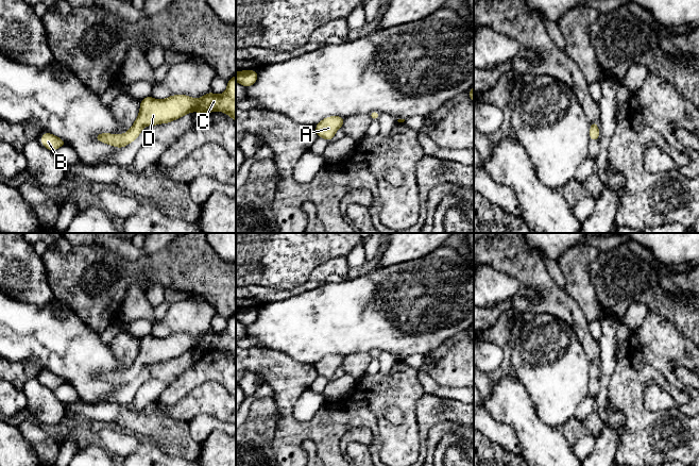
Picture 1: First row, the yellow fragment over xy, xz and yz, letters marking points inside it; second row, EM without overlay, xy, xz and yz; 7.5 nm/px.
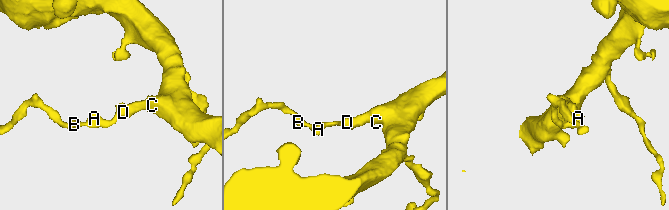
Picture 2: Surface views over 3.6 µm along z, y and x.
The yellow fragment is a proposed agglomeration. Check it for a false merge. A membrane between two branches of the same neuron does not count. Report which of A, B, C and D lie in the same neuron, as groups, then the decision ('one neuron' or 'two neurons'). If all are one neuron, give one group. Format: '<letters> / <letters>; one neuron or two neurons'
A B C D; one neuron

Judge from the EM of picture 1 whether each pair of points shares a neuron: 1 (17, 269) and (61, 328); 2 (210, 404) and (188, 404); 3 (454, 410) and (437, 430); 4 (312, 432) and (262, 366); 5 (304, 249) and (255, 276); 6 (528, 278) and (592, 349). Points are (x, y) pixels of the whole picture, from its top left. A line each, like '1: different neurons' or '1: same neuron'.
1: different neurons
2: same neuron
3: different neurons
4: same neuron
5: same neuron
6: same neuron

